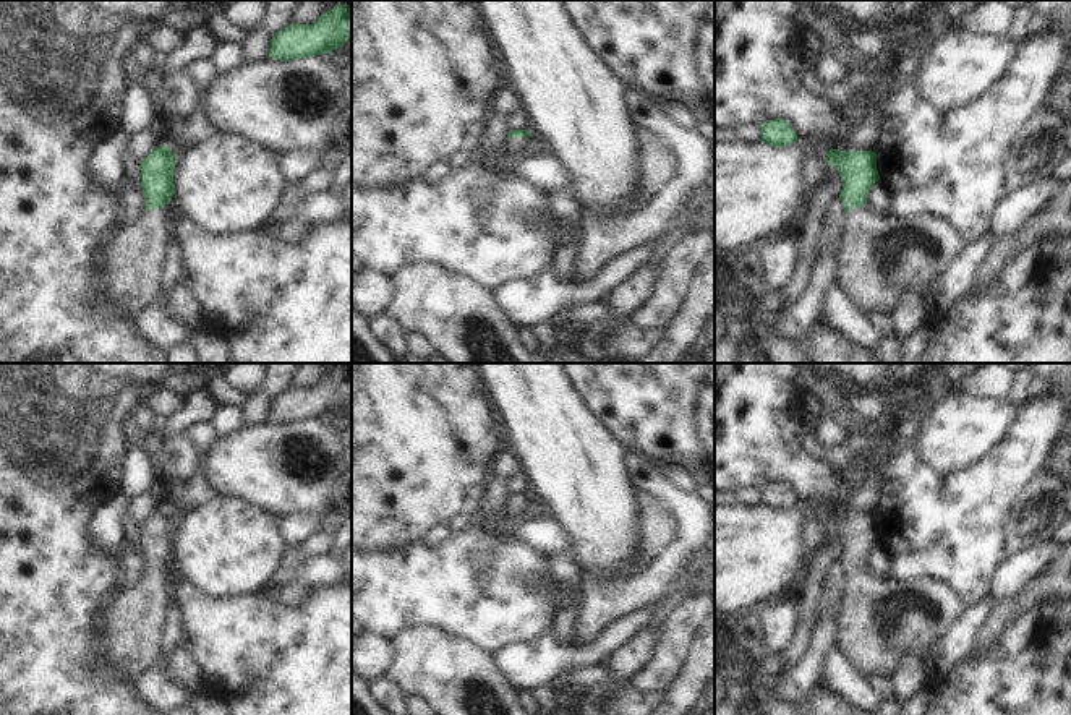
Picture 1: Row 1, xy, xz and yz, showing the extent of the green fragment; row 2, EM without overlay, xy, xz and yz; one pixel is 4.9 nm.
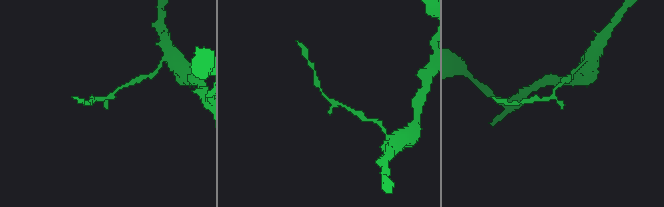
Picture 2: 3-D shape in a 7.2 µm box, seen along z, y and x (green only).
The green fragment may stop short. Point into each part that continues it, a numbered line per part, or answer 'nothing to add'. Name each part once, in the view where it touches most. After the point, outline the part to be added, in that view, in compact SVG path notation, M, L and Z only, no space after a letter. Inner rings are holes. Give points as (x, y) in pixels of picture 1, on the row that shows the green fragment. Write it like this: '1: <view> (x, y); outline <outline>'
1: yz (882, 258); outline M859 206L846 216L838 282L865 316L891 316L906 293L922 293L966 246L943 219L896 219Z

